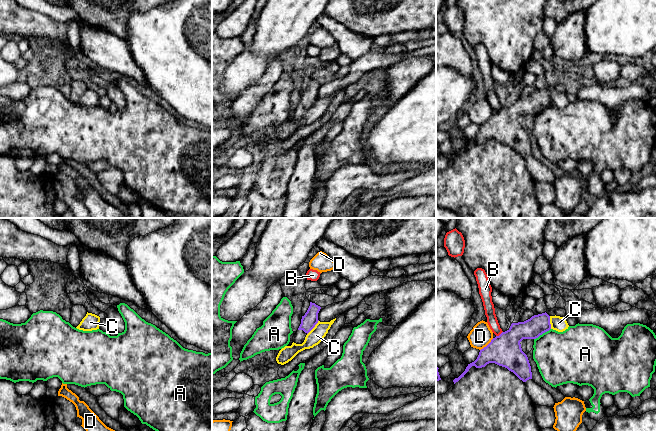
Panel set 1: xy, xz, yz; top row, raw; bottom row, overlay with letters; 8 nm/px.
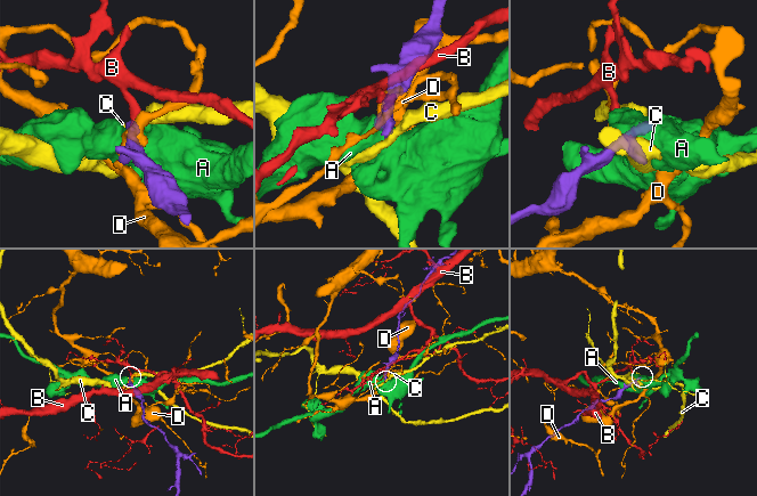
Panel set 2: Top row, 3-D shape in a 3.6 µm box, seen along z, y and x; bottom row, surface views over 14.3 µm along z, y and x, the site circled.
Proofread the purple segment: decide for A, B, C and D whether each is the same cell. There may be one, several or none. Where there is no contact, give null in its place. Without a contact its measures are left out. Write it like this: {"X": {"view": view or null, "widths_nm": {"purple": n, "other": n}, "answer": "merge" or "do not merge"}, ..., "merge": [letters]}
{"A": {"view": "yz", "widths_nm": {"purple": 160, "other": 420}, "answer": "do not merge"}, "B": {"view": "yz", "widths_nm": {"purple": 260, "other": 90}, "answer": "do not merge"}, "C": {"view": "xz", "widths_nm": {"purple": 120, "other": 120}, "answer": "do not merge"}, "D": {"view": "yz", "widths_nm": {"purple": 260, "other": 180}, "answer": "do not merge"}, "merge": []}

